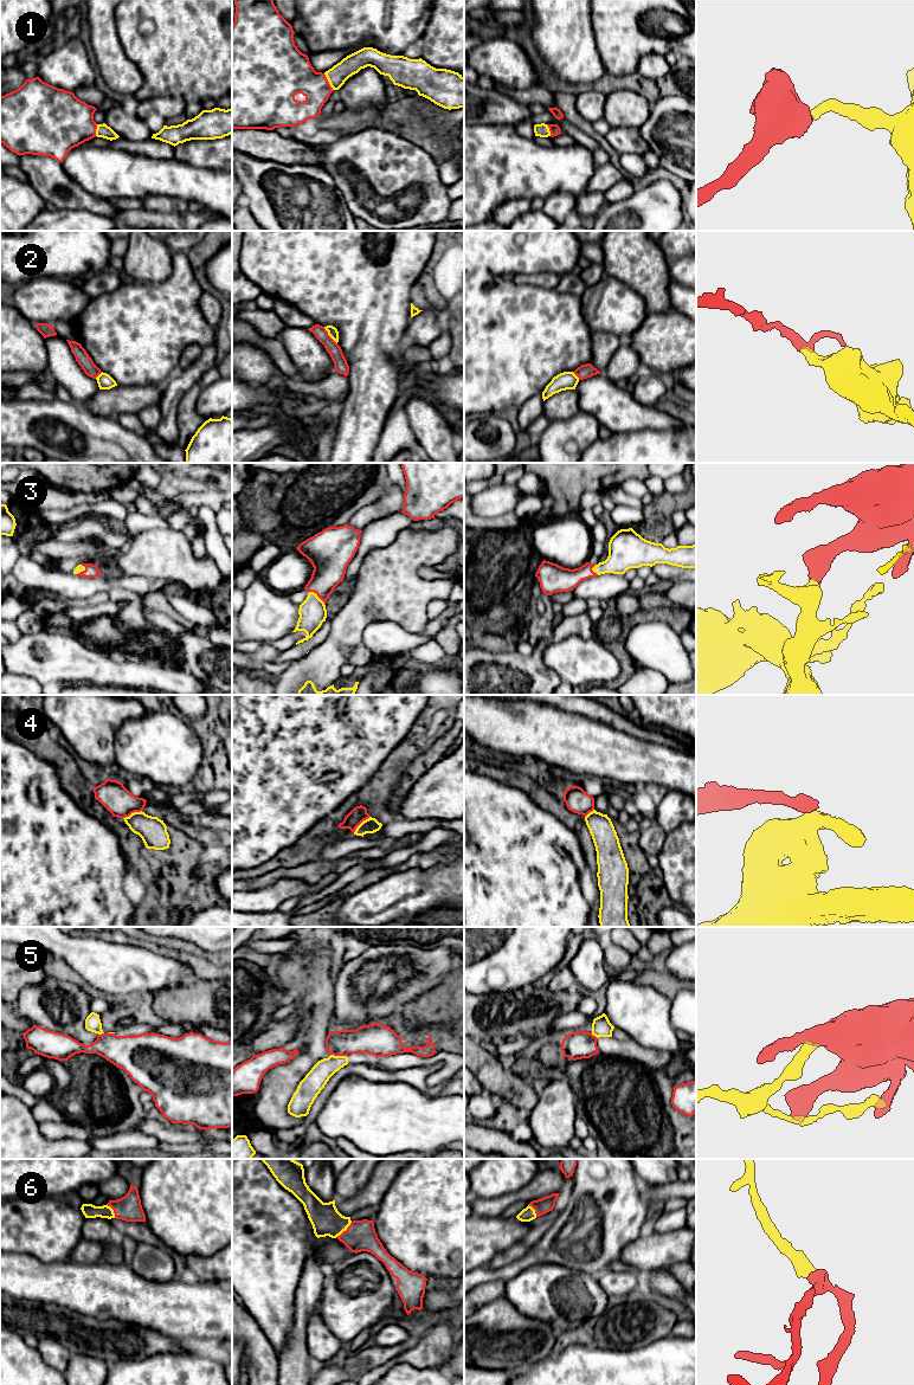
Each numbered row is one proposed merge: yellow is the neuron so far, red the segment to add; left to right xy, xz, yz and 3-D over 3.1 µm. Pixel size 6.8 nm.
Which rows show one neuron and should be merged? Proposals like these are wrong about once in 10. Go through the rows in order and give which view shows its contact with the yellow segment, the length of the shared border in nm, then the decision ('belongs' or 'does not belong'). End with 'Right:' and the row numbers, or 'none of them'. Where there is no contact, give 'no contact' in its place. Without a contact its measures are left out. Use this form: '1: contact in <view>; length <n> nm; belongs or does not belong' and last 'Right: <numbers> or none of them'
1: contact in xz; length 140 nm; belongs
2: contact in xz; length 150 nm; does not belong
3: contact in xz; length 150 nm; belongs
4: contact in xz; length 170 nm; does not belong
5: contact in xz; length 110 nm; does not belong
6: contact in xz; length 160 nm; belongs
Right: 1, 3, 6

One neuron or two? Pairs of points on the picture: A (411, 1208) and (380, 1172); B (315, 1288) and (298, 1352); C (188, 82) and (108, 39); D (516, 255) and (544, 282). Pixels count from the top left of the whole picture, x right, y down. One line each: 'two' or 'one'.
A: two
B: one
C: two
D: two

